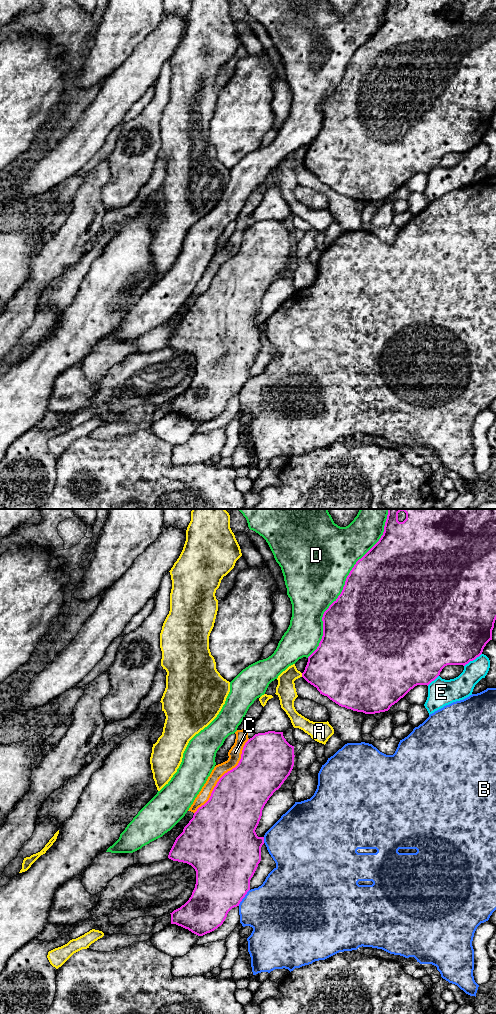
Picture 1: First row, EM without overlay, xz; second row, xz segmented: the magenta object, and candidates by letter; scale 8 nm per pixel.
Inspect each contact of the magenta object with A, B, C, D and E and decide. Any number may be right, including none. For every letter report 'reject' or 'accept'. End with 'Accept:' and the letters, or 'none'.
A: reject
B: reject
C: reject
D: reject
E: reject
Accept: none

